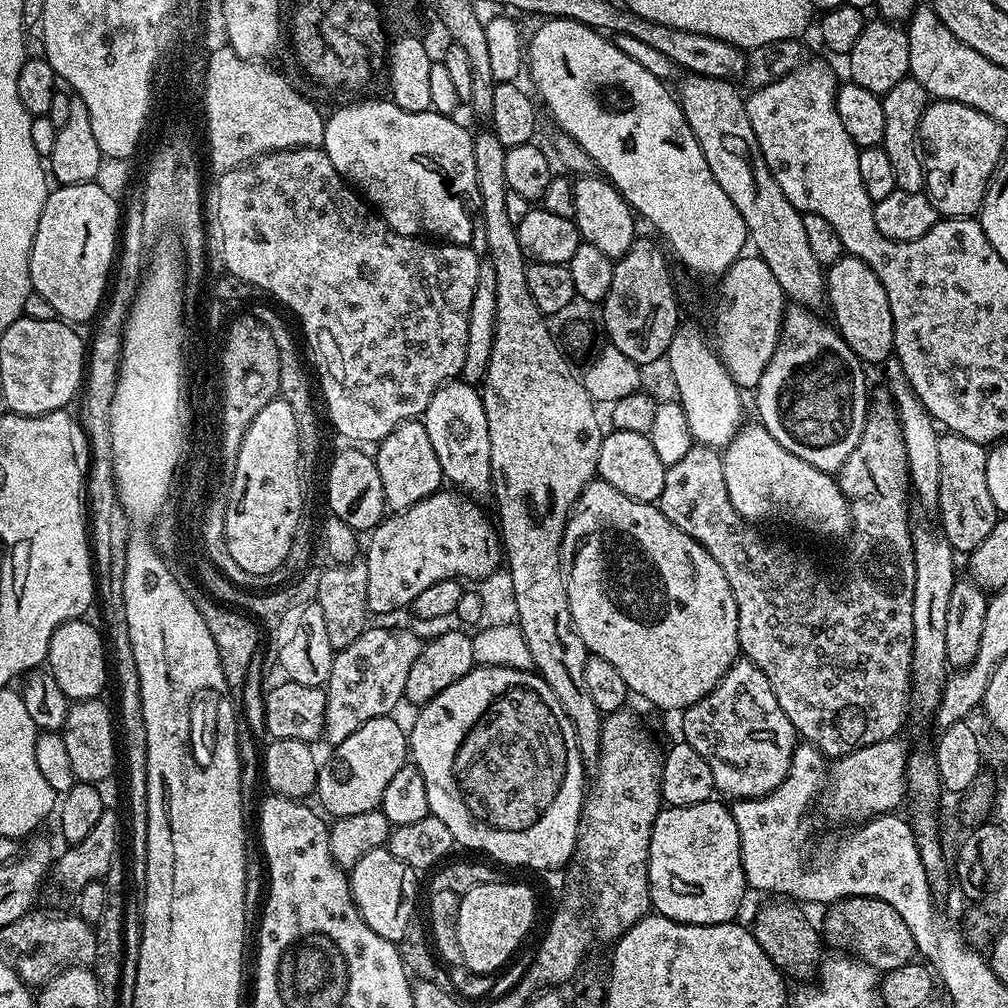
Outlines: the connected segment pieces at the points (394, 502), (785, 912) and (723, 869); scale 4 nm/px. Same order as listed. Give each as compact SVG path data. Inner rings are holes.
M419 419L402 422L390 434L386 434L386 438L375 445L374 459L378 474L382 477L384 503L393 513L404 512L427 496L433 496L441 491L445 483L430 434L426 434L426 426Z
M772 898L756 912L756 921L750 924L752 937L762 946L762 950L776 963L787 977L793 976L796 982L808 982L817 975L822 959L820 944L822 936L810 921L804 917L805 909L788 898Z
M713 798L681 808L661 807L650 834L648 855L648 885L652 908L671 920L687 924L726 924L737 919L740 903L744 900L746 885L742 870L742 850L738 838L738 826L734 826L729 805Z

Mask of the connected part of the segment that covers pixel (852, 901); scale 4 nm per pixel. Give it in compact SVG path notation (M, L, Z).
M851 896L845 900L836 900L827 905L822 924L822 936L833 944L833 949L843 950L857 960L866 961L877 973L898 970L898 966L906 966L917 959L918 953L914 934L910 934L910 926L898 915L898 910L890 906L890 902L882 902L878 898Z

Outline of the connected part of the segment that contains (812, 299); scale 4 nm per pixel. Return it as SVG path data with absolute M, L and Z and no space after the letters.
M691 74L683 78L678 91L682 114L694 138L698 138L710 174L714 174L718 186L726 190L726 198L738 206L738 214L742 214L742 222L746 222L751 247L756 247L753 248L755 255L770 266L774 278L778 278L778 286L782 286L785 297L793 305L813 310L825 307L825 273L818 258L814 258L810 251L806 229L802 226L802 213L786 194L782 194L782 186L774 182L766 158L762 158L758 138L754 138L754 126L750 126L745 93L740 93L732 80Z

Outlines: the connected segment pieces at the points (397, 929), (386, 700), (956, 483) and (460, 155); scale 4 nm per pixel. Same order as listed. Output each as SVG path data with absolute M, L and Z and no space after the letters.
M387 846L375 848L362 858L350 870L348 885L352 891L352 901L361 918L382 938L399 942L408 935L412 920L412 911L416 908L416 876L417 869L406 866L406 862L398 862L394 854L390 854Z
M369 626L359 638L350 642L350 646L335 653L324 688L326 718L323 739L335 746L350 738L350 734L366 722L392 716L404 700L406 674L410 674L410 666L414 666L414 658L418 658L421 647L422 640L412 632L391 632L388 628Z
M955 434L941 435L938 442L938 463L942 466L938 481L938 528L953 553L971 554L978 550L996 525L998 513L994 498L990 498L990 486L986 483L988 454L985 445Z
M391 99L384 100L364 100L361 104L348 104L345 108L337 110L333 116L329 115L324 121L324 143L322 145L324 153L330 158L330 162L334 162L334 170L338 170L338 174L344 177L345 181L353 189L362 193L363 199L369 205L374 206L375 211L384 221L397 232L400 236L418 236L421 238L432 237L440 242L450 244L462 244L468 246L472 238L472 225L474 221L472 215L468 213L468 204L464 199L471 193L476 186L476 171L474 170L474 150L472 142L473 133L467 132L460 124L455 124L452 116L444 116L441 112L407 112L392 103Z

